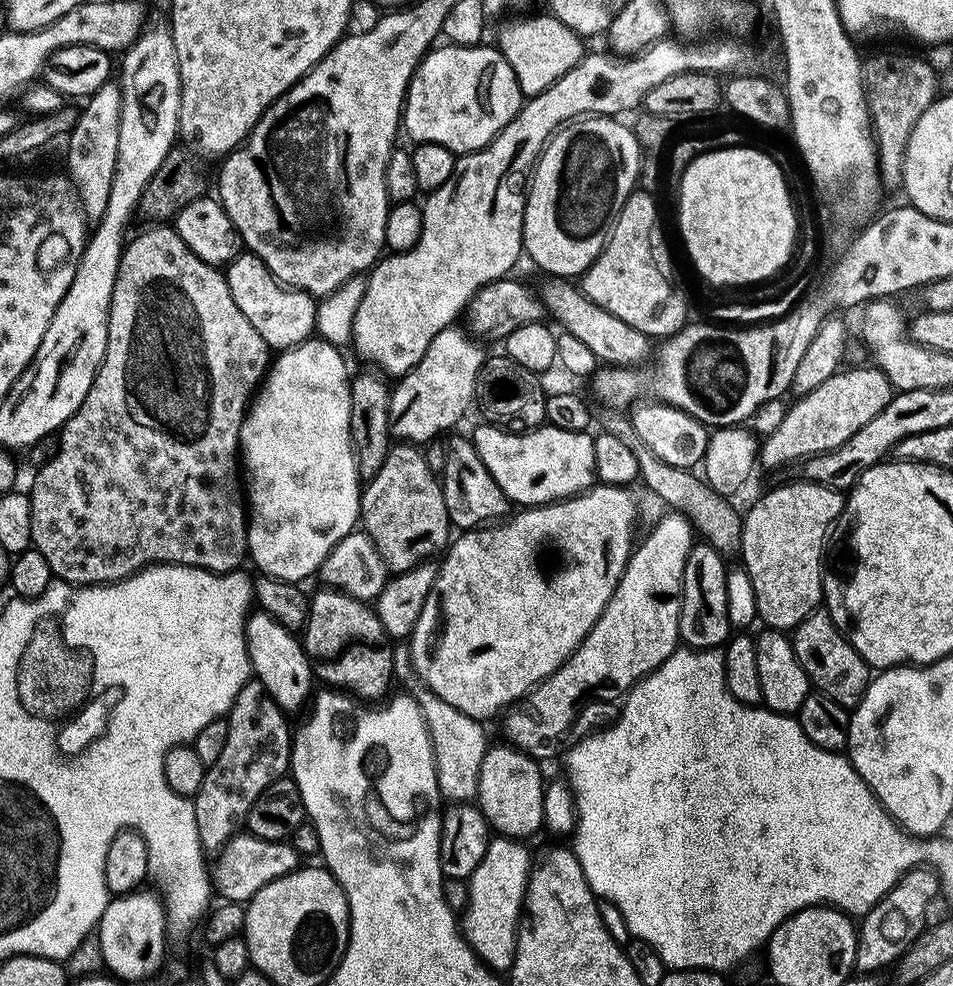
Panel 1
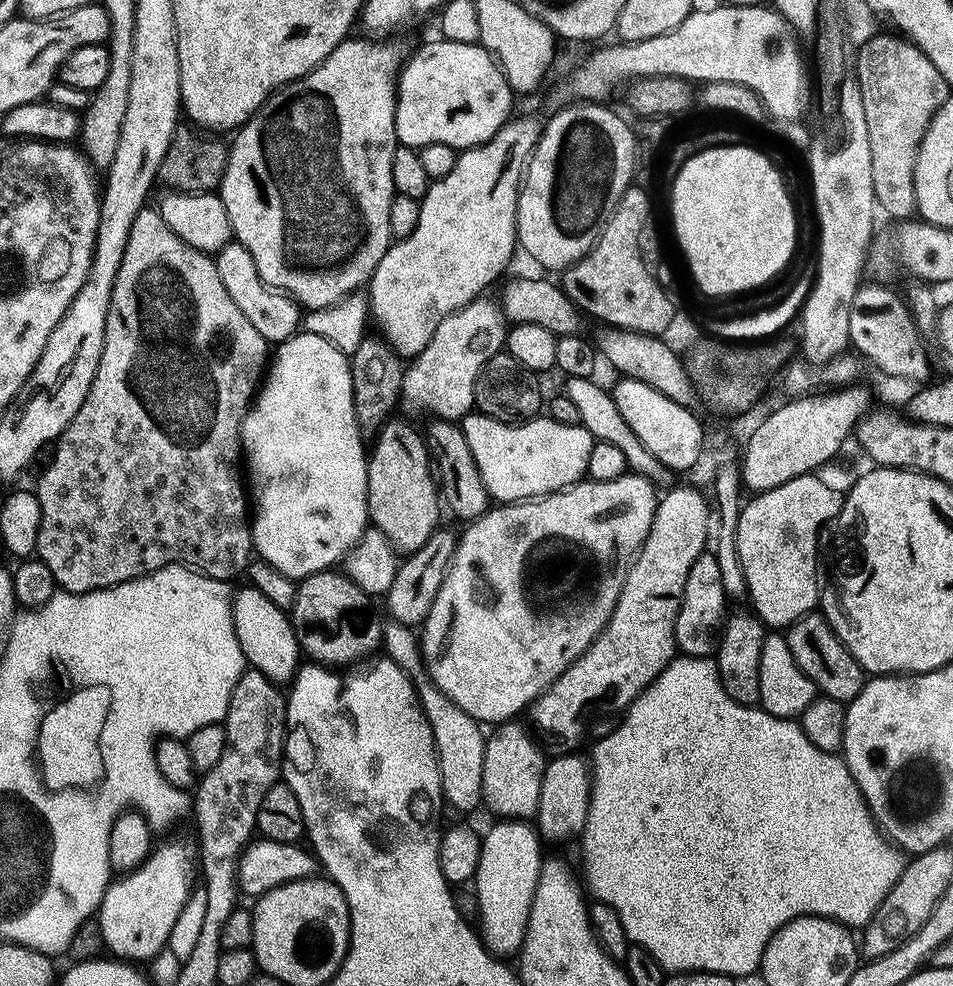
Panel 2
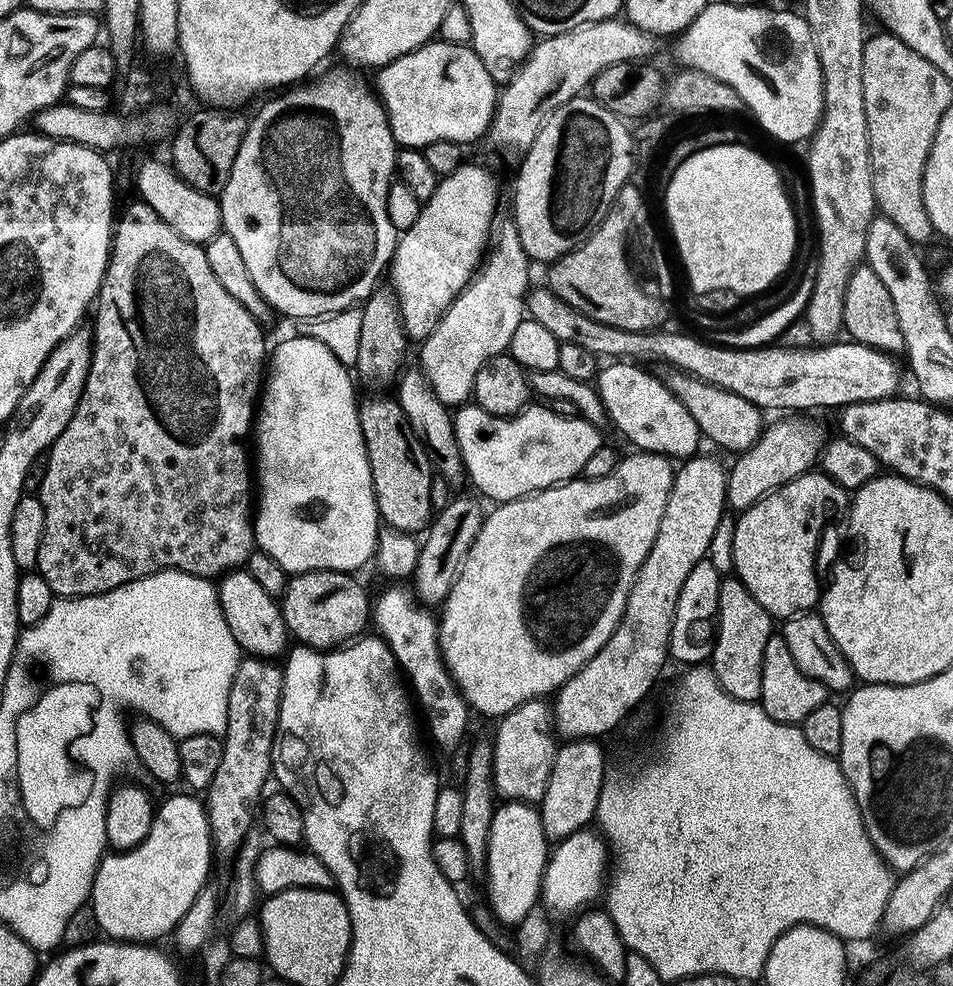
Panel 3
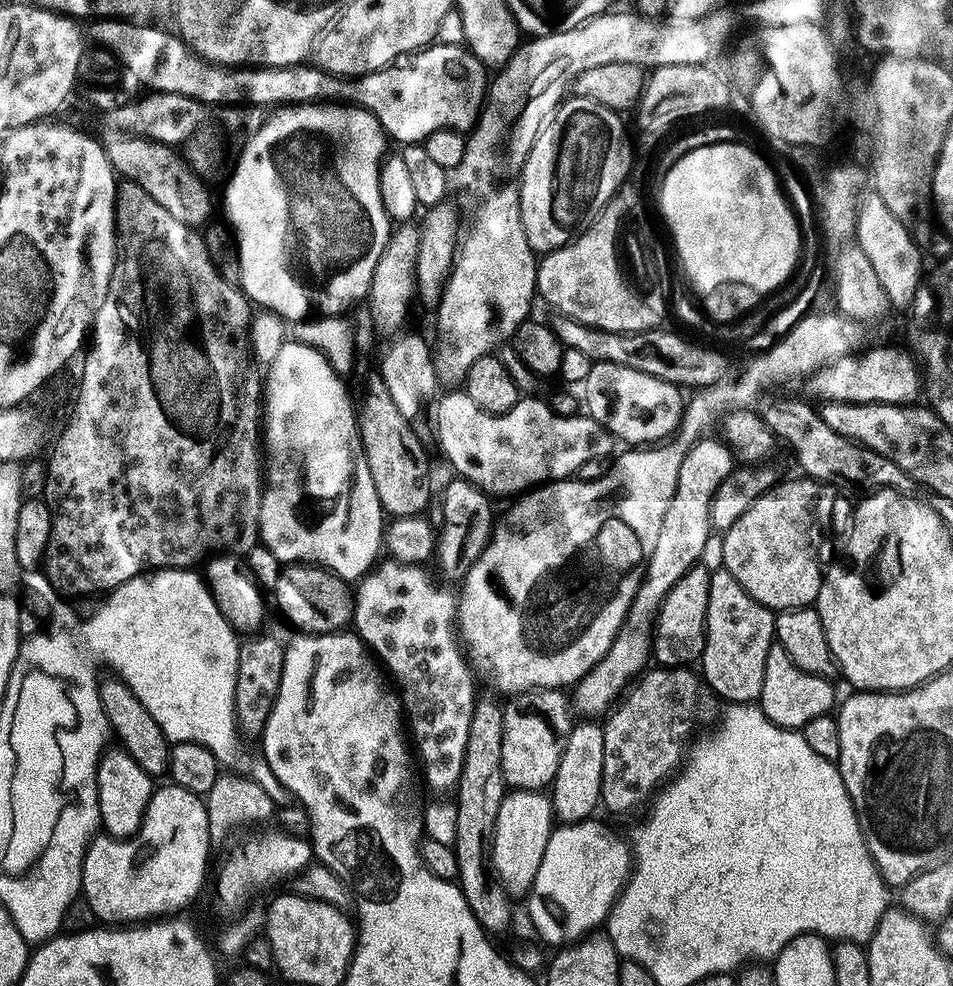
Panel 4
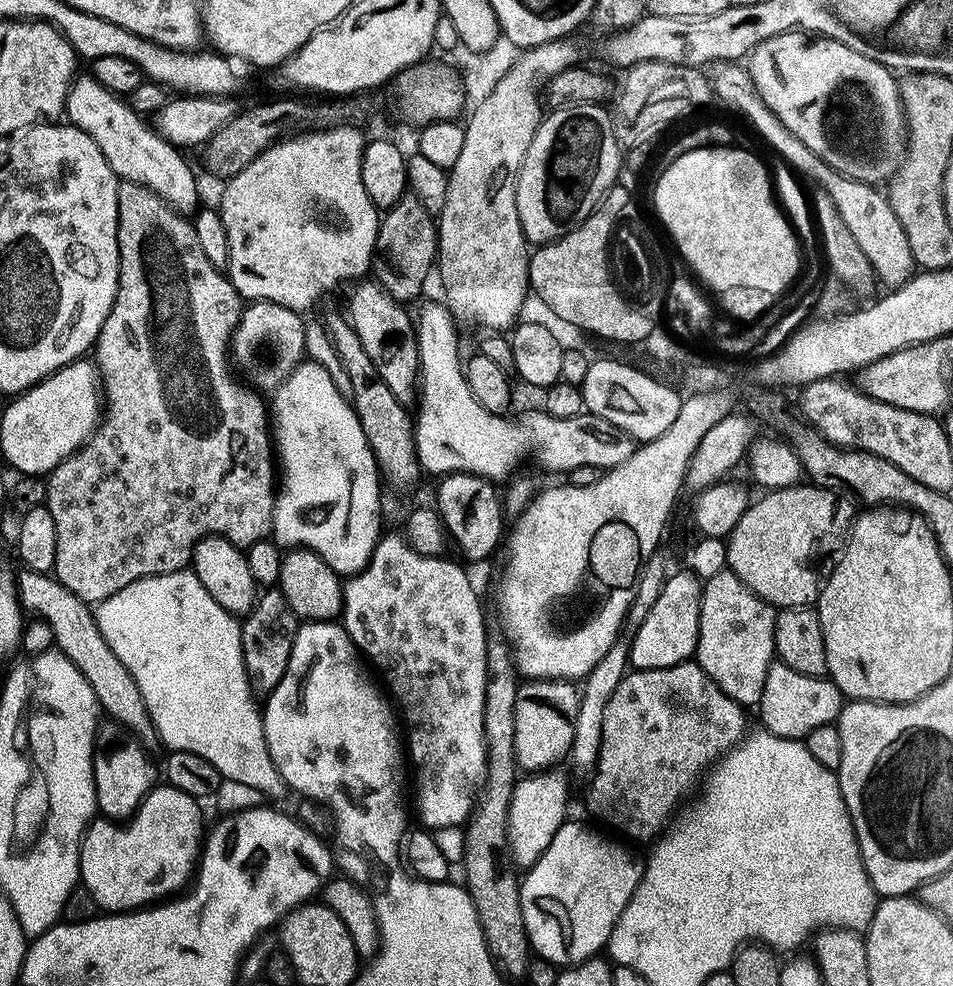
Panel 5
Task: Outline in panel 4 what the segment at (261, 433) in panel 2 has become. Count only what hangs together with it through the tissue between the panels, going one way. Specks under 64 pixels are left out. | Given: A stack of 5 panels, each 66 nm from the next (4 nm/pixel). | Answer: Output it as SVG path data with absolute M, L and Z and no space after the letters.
M285 342L271 357L268 368L268 380L262 384L262 452L266 457L266 483L262 488L260 497L260 534L259 543L278 558L281 565L290 564L311 564L335 572L343 580L349 582L359 581L368 575L377 563L376 555L380 552L380 543L386 540L386 513L380 505L378 494L374 490L374 482L370 478L368 463L364 457L364 447L360 441L360 429L356 426L356 410L353 397L350 395L350 388L340 381L340 376L335 367L329 363L327 357L323 356L319 350L309 345L295 342Z

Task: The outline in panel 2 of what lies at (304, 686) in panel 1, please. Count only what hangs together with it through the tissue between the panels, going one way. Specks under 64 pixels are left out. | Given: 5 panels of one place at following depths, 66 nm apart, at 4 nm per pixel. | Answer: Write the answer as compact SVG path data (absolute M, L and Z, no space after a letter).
M251 586L243 587L237 587L232 598L232 621L245 665L248 668L257 668L277 686L287 685L302 664L301 649L289 613L284 610L277 611L274 602L270 602L270 598L262 594L262 590Z

